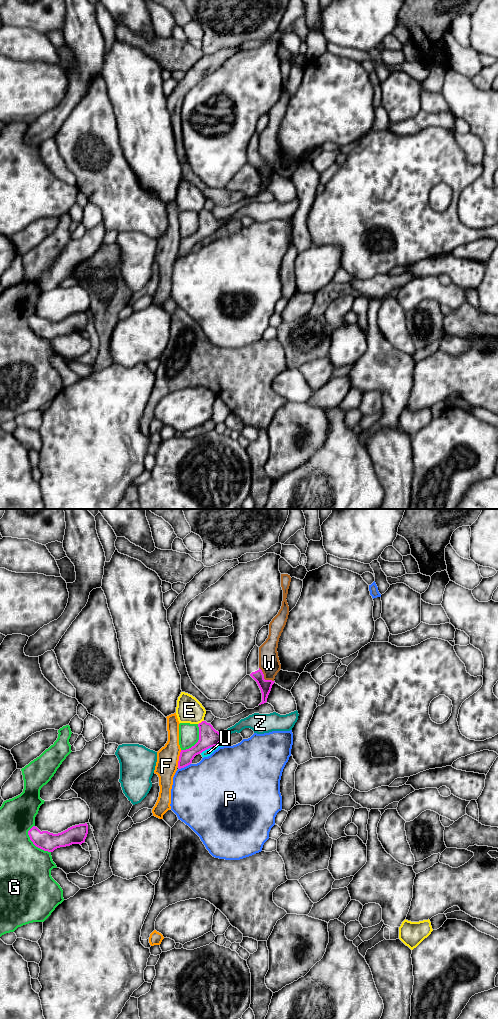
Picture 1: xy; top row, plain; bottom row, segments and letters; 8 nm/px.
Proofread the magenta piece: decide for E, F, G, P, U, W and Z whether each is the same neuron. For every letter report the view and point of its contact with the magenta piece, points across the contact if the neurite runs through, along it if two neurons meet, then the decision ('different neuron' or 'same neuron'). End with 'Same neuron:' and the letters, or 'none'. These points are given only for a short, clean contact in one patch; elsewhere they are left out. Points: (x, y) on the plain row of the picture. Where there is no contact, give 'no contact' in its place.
E: contact xy (201, 210); different neuron
F: contact xy (179, 246); different neuron
G: contact xy (33, 331); different neuron
P: contact xy (184, 254); different neuron
U: contact xy (211, 234); border xy (221, 229), (201, 241); different neuron
W: contact xy (263, 165); different neuron
Z: contact xy (220, 224); different neuron
Same neuron: none

